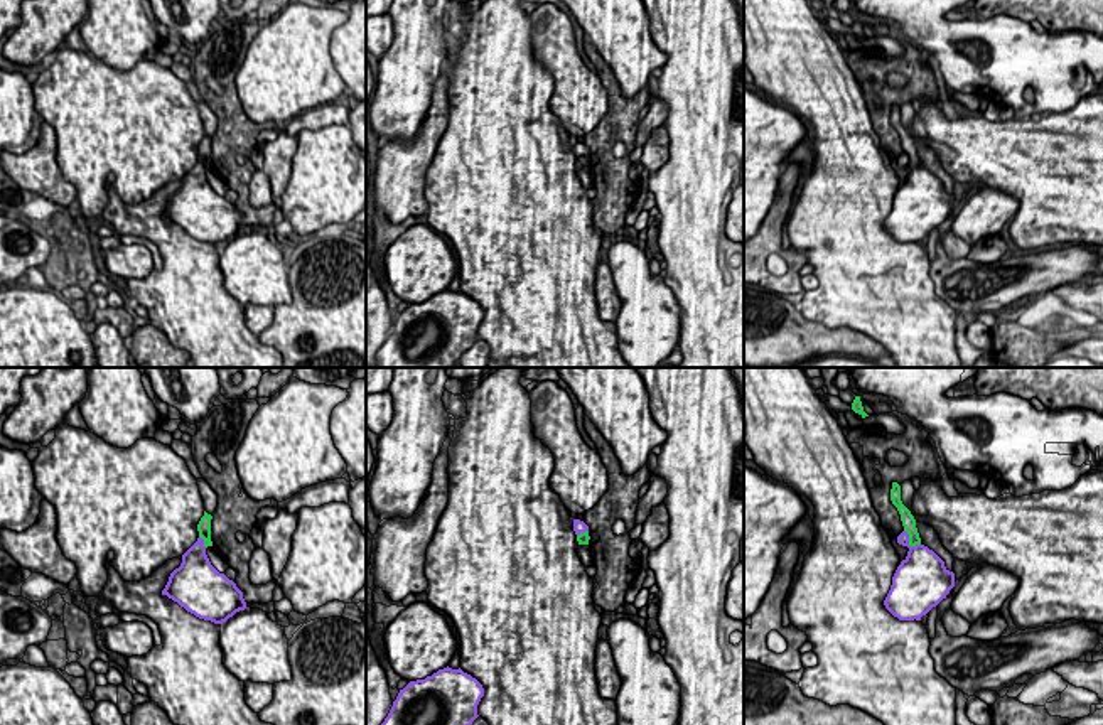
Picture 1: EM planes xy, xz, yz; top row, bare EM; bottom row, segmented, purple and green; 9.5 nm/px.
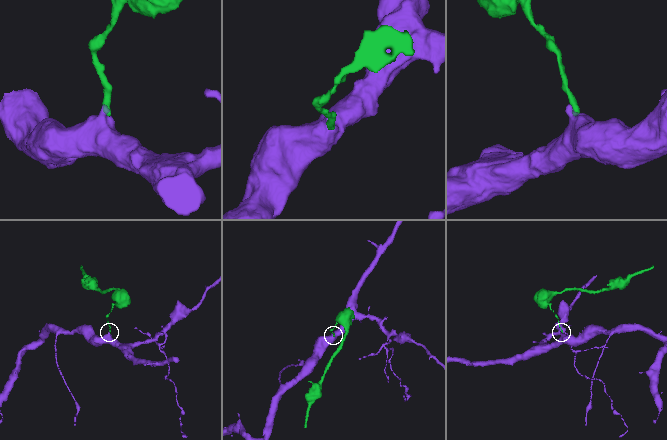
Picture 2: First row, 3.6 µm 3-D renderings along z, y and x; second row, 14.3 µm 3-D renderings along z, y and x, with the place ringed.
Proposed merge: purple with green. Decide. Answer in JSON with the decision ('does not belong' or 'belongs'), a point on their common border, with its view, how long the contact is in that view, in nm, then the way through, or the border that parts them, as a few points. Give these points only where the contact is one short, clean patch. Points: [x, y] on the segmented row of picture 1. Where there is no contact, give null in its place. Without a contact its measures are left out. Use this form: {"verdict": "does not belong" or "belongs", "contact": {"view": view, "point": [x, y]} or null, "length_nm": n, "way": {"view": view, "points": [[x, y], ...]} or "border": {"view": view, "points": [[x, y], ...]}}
{"verdict": "does not belong", "contact": {"view": "yz", "point": [908, 542]}, "length_nm": 220, "border": {"view": "yz", "points": [[904, 530], [909, 543], [920, 545]]}}

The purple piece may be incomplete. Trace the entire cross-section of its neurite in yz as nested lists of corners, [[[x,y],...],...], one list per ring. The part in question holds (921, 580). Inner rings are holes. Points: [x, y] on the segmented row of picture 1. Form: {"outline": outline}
{"outline": [[[907,531],[897,536],[897,543],[909,551],[892,577],[884,605],[899,620],[921,620],[955,587],[955,573],[928,546],[911,546]]]}

